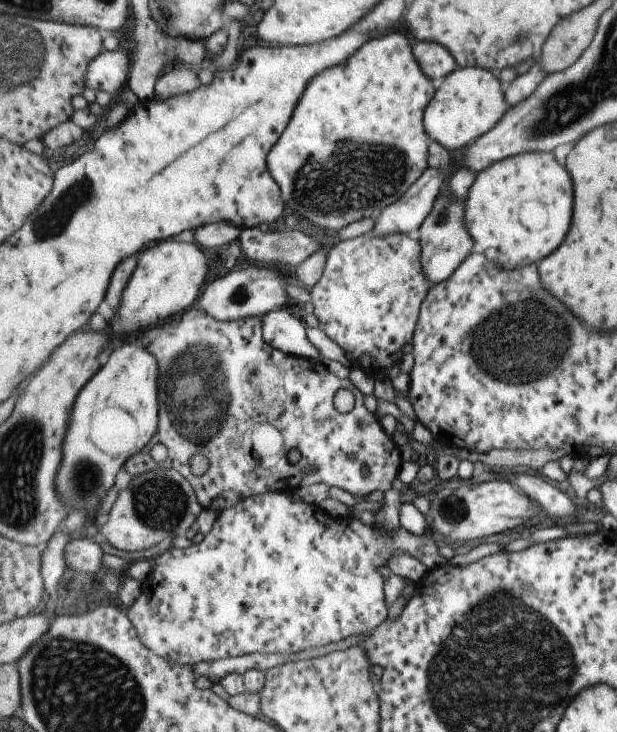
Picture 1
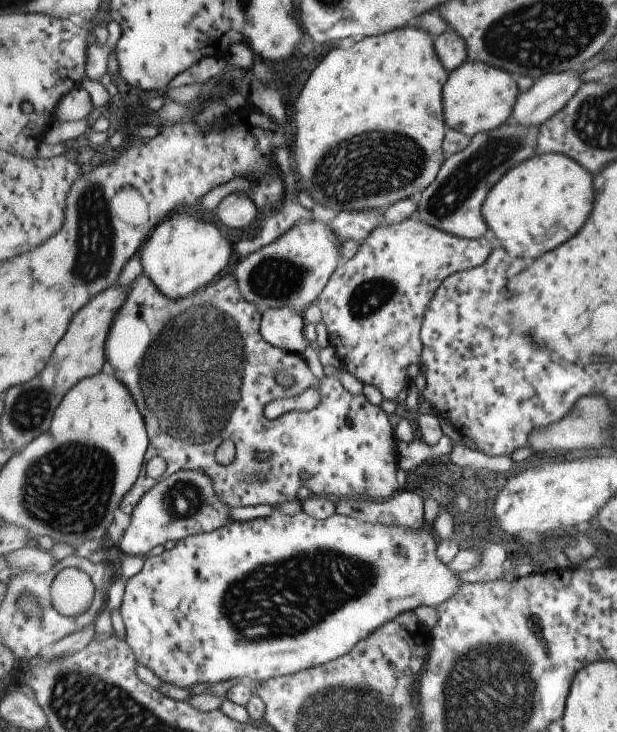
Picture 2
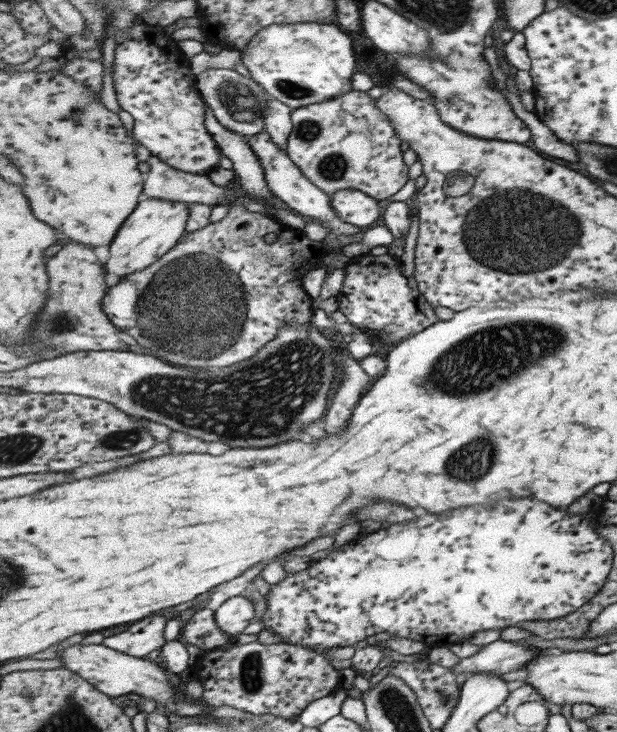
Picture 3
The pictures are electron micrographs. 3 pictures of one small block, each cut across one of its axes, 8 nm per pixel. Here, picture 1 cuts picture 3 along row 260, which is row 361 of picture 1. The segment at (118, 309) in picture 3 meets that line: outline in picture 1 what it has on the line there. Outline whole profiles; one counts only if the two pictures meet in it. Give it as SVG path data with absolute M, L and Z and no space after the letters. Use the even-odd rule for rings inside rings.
M190 309L179 316L175 316L157 326L149 327L145 332L145 338L149 342L145 342L145 346L149 346L152 354L156 356L157 362L160 364L159 394L160 394L160 425L158 433L153 436L152 441L148 444L148 448L153 448L155 444L162 444L167 450L167 456L164 461L155 462L155 458L151 456L148 449L141 451L141 454L136 454L126 462L126 472L131 477L155 470L155 469L177 469L185 478L192 482L193 488L196 490L200 503L209 510L221 513L225 509L237 506L246 498L251 498L260 494L265 494L271 491L285 489L294 493L301 487L308 487L317 483L325 483L332 487L339 487L351 493L354 503L368 500L369 494L377 492L387 492L393 488L395 480L400 476L400 469L403 461L401 460L401 449L395 443L393 438L387 434L386 430L380 423L379 418L372 412L367 410L367 406L363 405L364 394L355 387L351 380L337 378L335 374L331 374L327 370L327 366L321 360L306 359L303 357L294 357L293 355L285 354L282 350L273 348L264 337L264 319L262 317L249 317L237 321L221 321L213 318L209 313L198 309ZM345 388L349 390L354 398L355 405L348 413L341 413L335 408L335 394L337 390ZM257 424L272 424L282 435L284 445L276 454L260 456L254 454L251 447L251 434L257 428ZM195 454L201 454L208 460L209 470L200 476L196 476L191 472L191 458Z

